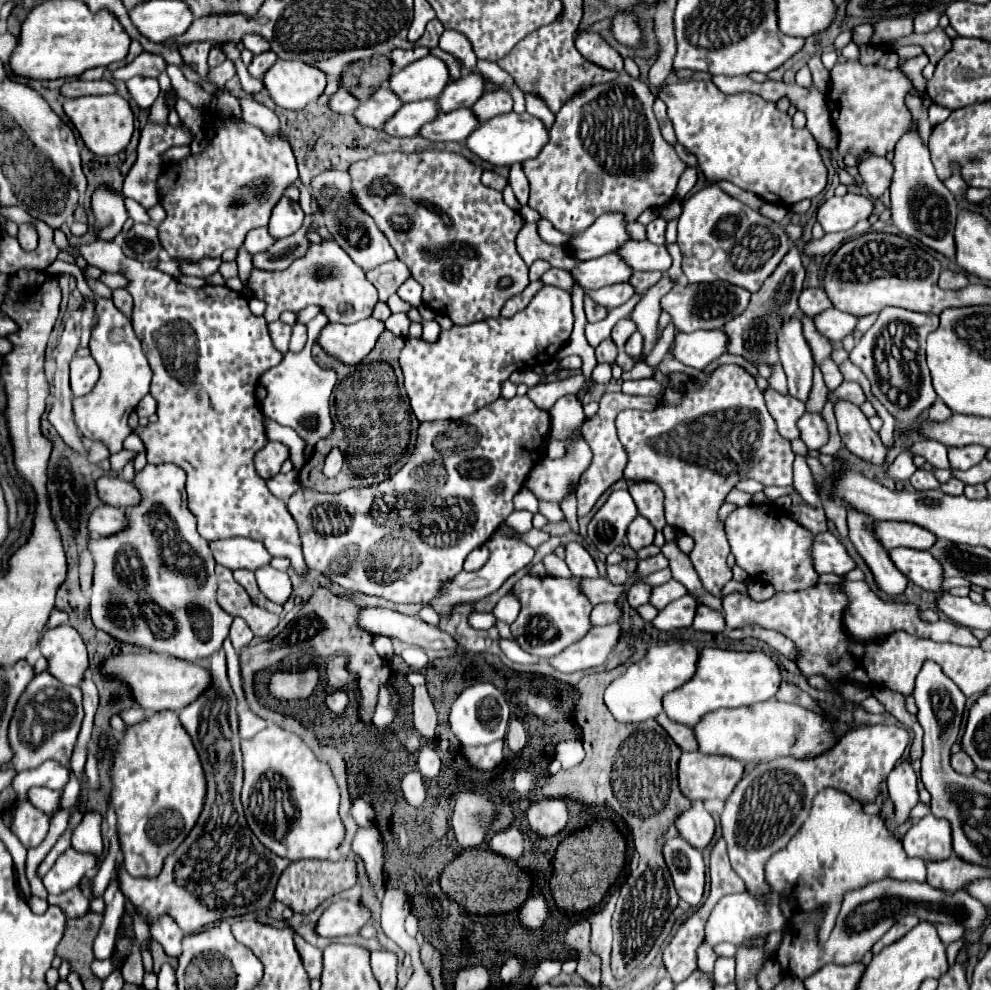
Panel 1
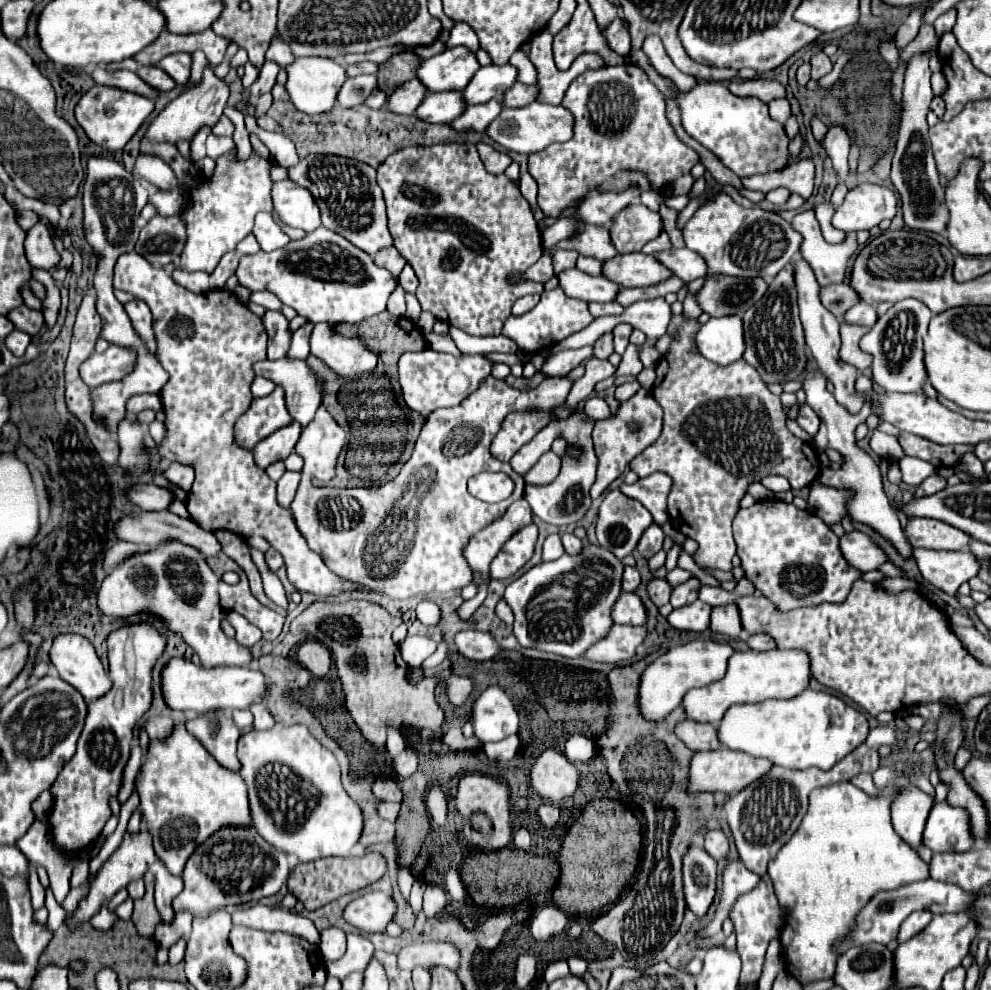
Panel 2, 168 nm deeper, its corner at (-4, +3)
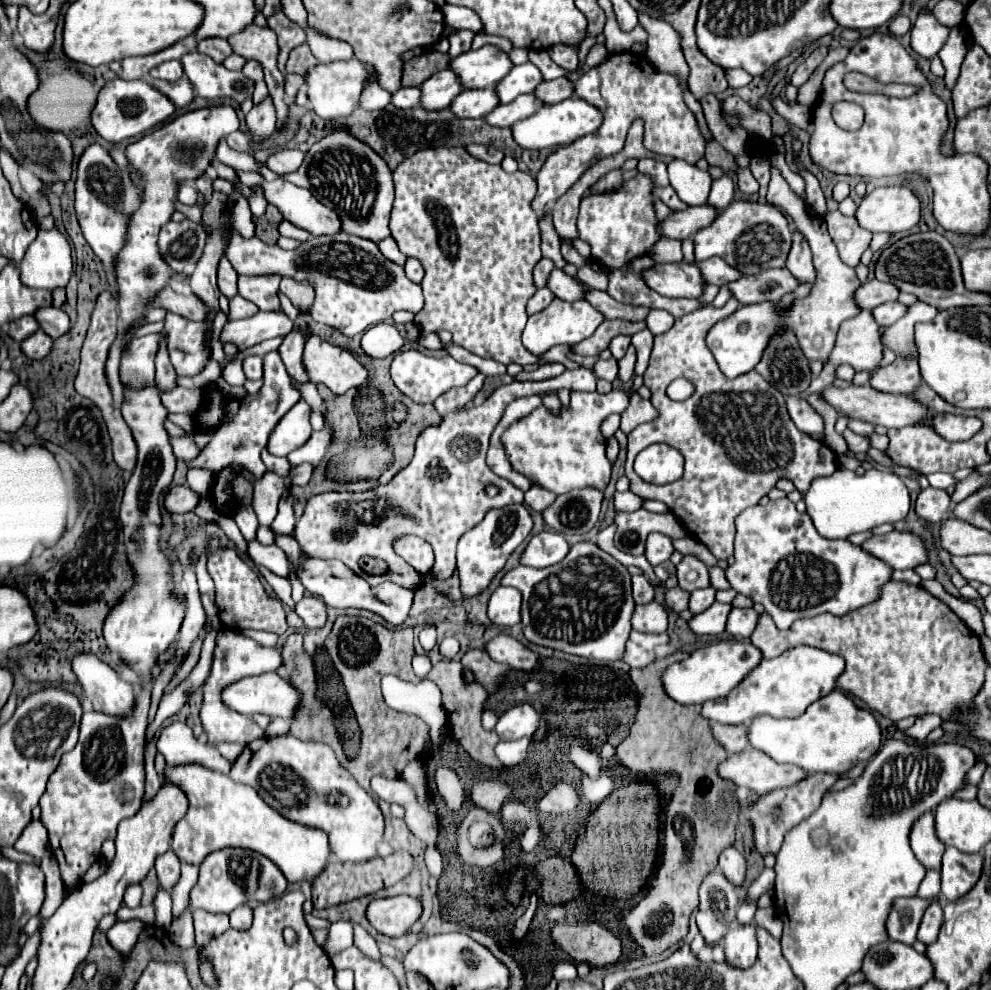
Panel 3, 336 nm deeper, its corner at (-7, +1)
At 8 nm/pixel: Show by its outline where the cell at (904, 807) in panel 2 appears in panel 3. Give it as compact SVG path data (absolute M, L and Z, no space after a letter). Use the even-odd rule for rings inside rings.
M931 812L919 816L915 826L911 828L909 840L911 840L913 854L919 858L919 862L925 868L935 868L935 870L941 868L941 856L945 852L945 846L937 840L935 820Z

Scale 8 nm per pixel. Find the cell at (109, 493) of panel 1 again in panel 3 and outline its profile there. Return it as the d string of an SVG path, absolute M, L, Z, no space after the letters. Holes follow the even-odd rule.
M171 486L165 494L165 510L169 514L191 512L199 504L199 496L187 486Z

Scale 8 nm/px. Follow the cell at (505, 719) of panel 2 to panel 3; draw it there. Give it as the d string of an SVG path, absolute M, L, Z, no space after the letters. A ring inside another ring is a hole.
M519 704L509 708L505 714L499 716L495 724L495 732L501 740L519 740L523 736L533 736L537 730L539 714L529 704Z

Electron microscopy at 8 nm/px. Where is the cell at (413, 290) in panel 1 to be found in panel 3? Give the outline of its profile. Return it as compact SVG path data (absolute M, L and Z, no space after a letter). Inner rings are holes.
M407 258L405 274L407 274L407 278L409 278L411 282L421 284L421 278L423 278L423 266L419 264L419 260L415 260L415 258Z

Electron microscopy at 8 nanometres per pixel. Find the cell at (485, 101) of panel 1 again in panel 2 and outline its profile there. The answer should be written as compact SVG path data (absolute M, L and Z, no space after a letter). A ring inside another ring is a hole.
M516 82L516 86L512 86L508 94L504 94L502 102L506 108L520 108L534 102L536 98L538 98L538 86L526 86L526 84Z

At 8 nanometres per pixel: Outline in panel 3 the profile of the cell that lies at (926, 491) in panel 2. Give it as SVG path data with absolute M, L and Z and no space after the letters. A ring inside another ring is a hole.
M929 486L929 488L921 490L917 504L915 504L915 510L917 510L919 518L923 518L927 522L939 522L949 516L951 498L945 490Z

